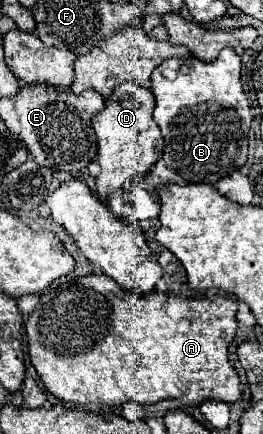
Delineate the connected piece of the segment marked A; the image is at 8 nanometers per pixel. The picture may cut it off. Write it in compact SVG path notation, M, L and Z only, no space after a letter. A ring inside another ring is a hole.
M87 275L73 281L57 281L43 295L39 309L35 309L25 325L29 339L31 365L39 373L43 385L57 399L77 407L107 405L117 407L127 401L159 403L163 399L179 399L185 405L197 407L203 401L237 403L241 397L239 375L229 365L229 343L237 331L237 301L225 295L213 297L169 297L157 291L149 295L135 295L117 287L107 275ZM89 293L103 297L89 301Z

